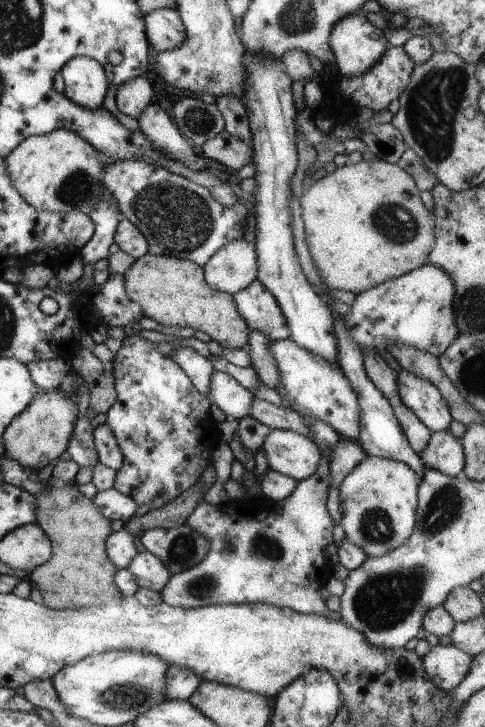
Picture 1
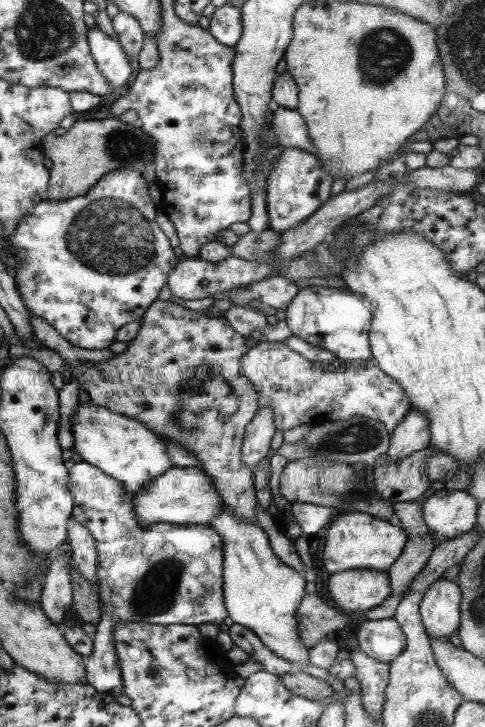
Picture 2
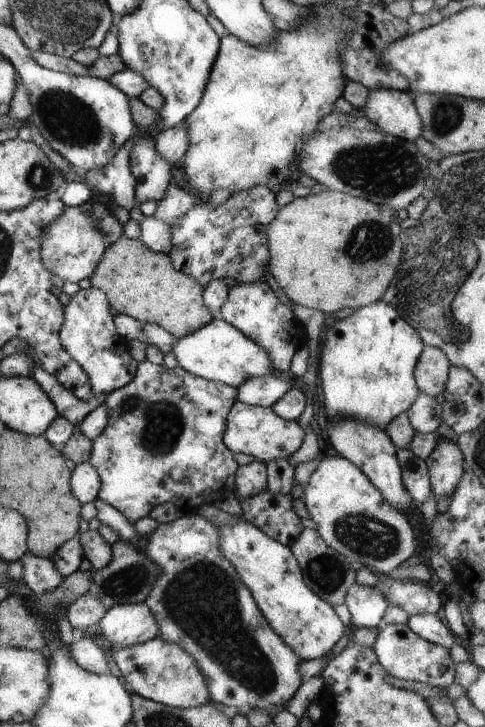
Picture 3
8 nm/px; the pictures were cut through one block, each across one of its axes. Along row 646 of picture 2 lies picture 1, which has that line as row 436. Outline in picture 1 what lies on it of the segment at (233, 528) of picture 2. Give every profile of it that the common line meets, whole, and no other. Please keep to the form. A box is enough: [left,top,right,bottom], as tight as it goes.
[263,429,322,482]

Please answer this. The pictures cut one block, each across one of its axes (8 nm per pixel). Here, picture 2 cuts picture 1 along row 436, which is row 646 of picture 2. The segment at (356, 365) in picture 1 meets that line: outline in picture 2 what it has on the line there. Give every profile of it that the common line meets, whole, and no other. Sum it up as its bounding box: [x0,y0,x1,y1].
[353,618,406,663]

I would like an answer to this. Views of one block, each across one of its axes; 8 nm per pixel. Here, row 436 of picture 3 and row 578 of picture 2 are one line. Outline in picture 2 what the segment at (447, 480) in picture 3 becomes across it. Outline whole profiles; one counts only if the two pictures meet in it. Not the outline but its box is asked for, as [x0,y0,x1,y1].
[419,578,461,639]

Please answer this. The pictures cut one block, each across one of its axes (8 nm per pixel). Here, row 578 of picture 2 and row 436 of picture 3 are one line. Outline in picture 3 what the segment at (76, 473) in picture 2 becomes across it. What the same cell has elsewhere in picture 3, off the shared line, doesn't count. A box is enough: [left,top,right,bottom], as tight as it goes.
[89,361,238,525]

